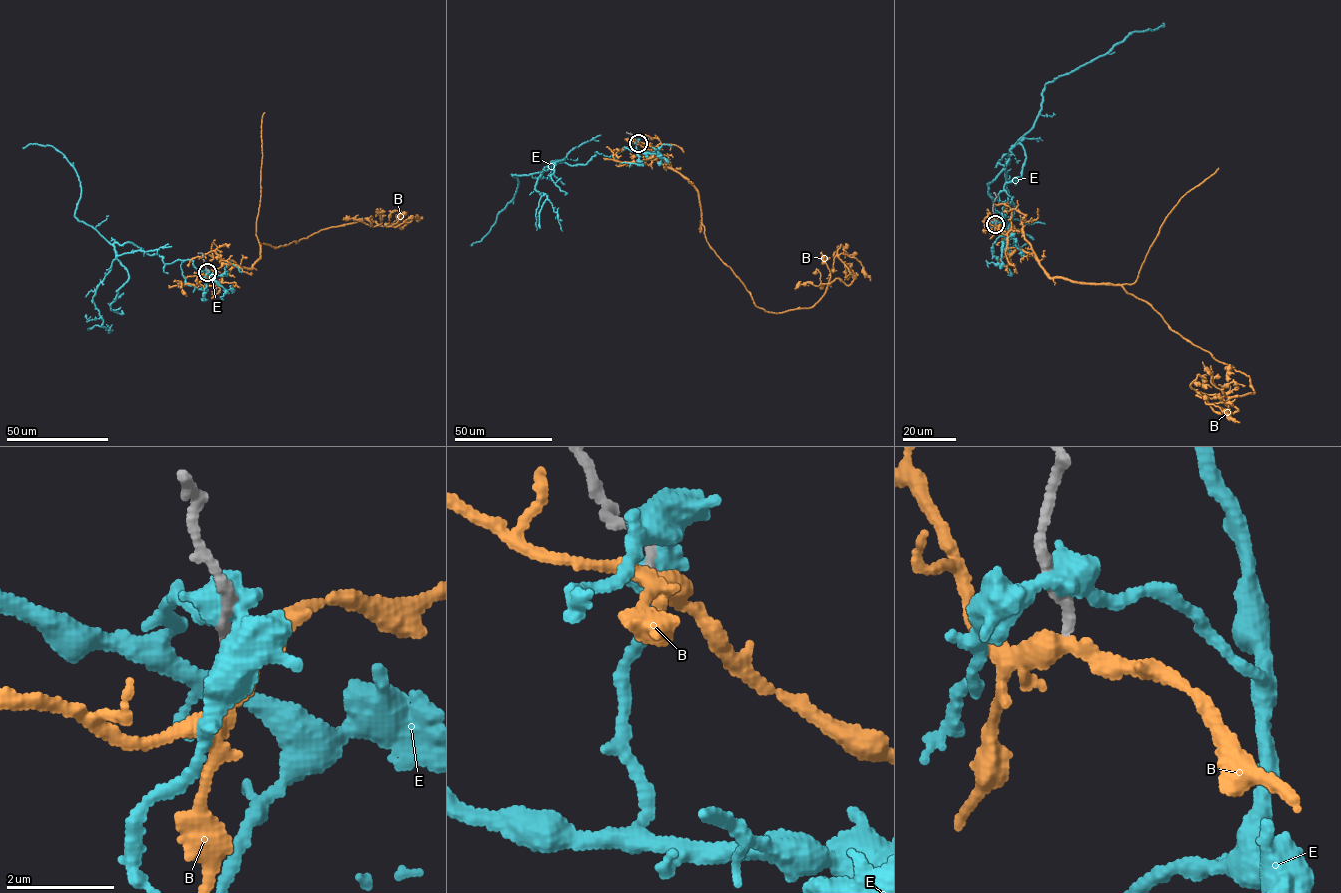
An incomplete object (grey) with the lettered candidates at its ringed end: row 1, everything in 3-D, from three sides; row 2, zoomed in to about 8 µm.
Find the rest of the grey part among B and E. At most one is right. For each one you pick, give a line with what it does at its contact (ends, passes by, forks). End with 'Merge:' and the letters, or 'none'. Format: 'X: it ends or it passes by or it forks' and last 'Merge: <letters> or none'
Merge: none

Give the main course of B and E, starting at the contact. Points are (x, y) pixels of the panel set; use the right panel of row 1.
B: (995, 224), (1050, 276), (1119, 284), (1248, 375), (1254, 393), (1224, 402), (1238, 411), (1196, 395), (1239, 422)
E: (994, 221), (1005, 225), (1013, 197), (1004, 186), (1020, 177), (1019, 141), (1045, 84), (1164, 24)

